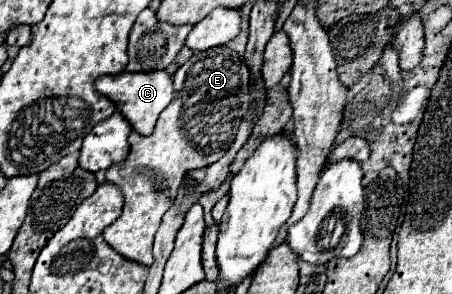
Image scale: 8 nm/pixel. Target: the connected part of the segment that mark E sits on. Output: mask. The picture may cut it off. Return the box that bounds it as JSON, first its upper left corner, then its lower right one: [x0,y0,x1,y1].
[103,46,249,266]

